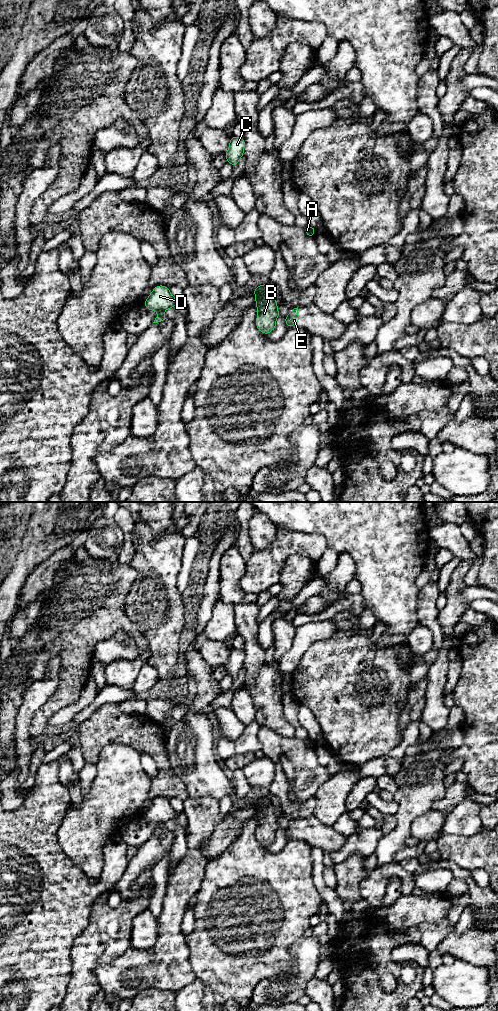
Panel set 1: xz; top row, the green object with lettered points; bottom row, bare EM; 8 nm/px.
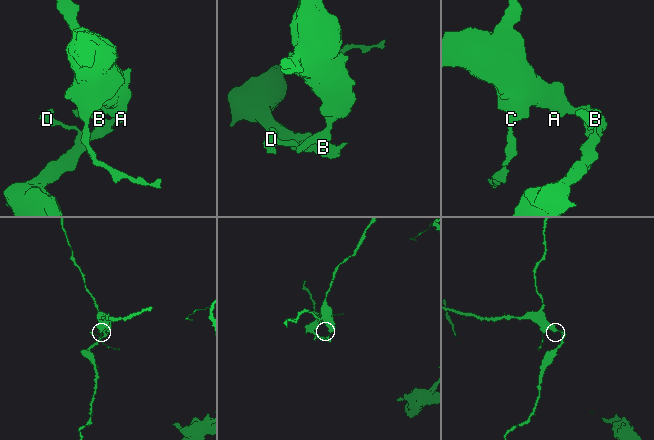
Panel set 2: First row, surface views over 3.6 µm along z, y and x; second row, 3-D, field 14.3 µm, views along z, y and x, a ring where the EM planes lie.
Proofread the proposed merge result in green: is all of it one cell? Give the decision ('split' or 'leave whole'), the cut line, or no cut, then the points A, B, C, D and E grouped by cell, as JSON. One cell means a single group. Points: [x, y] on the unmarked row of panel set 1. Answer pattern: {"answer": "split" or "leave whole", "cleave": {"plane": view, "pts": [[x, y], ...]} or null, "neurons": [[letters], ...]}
{"answer": "split", "cleave": {"plane": "xz", "pts": [[270, 803], [262, 806], [256, 815]]}, "neurons": [["A", "C"], ["B", "D", "E"]]}

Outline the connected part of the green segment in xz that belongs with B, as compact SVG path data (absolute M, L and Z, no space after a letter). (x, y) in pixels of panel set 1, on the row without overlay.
M272 804L261 807L257 811L256 819L256 839L261 845L267 847L275 841L276 831L280 829L278 816Z

